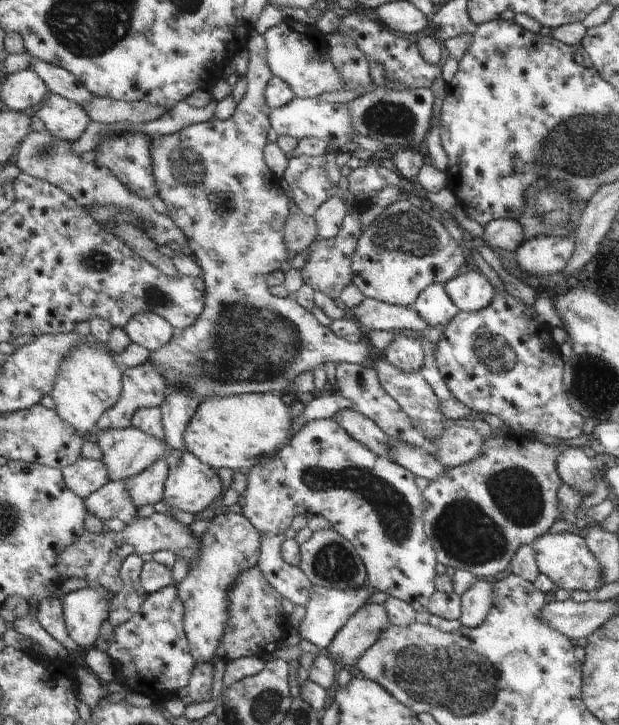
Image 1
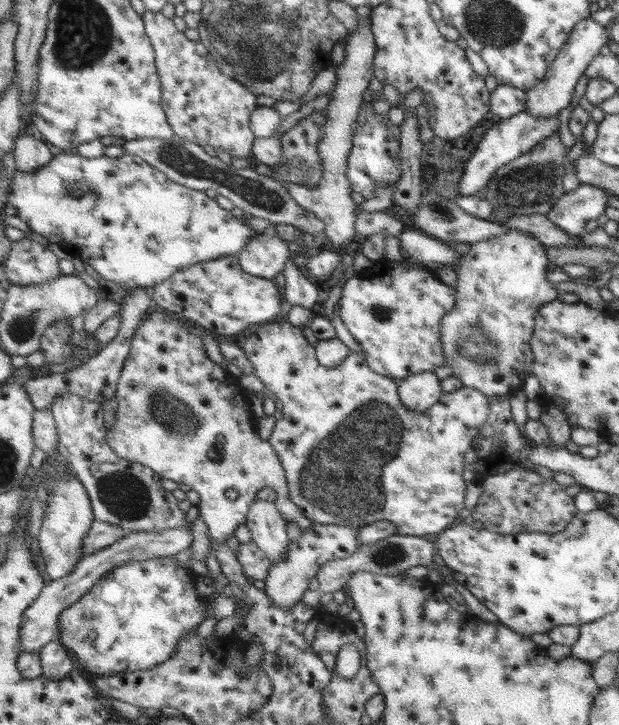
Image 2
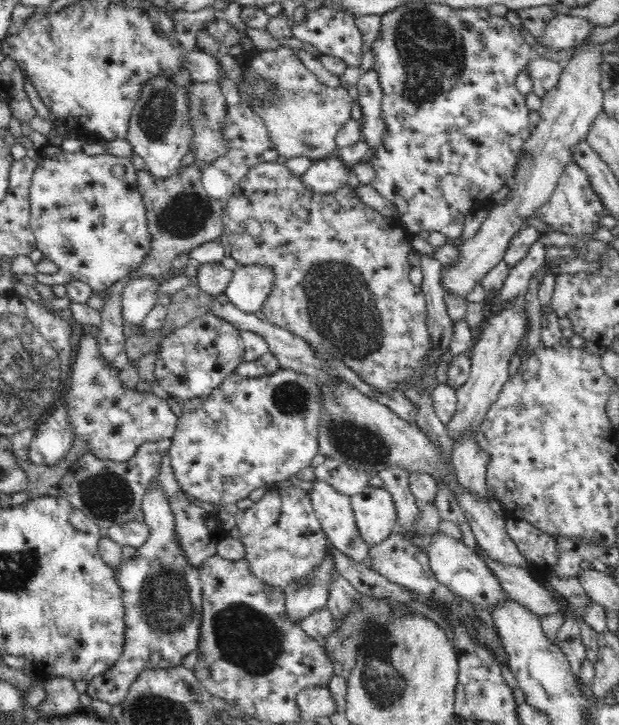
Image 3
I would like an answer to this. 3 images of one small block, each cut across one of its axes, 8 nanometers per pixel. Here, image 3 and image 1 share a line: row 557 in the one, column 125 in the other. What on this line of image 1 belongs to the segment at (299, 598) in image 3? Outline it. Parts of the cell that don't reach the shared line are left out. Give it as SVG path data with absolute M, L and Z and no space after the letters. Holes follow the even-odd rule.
M155 312L139 314L129 322L129 326L125 326L125 332L133 342L149 348L151 352L165 348L175 338L175 326Z

